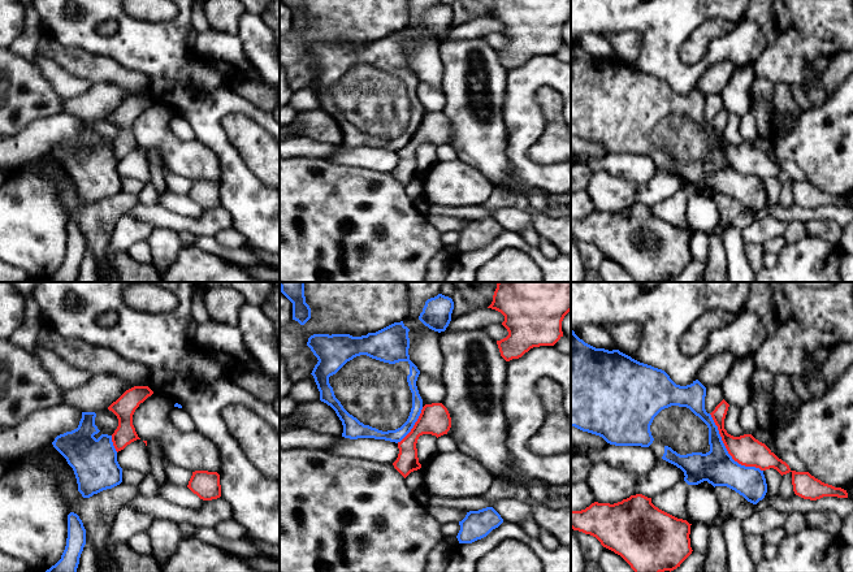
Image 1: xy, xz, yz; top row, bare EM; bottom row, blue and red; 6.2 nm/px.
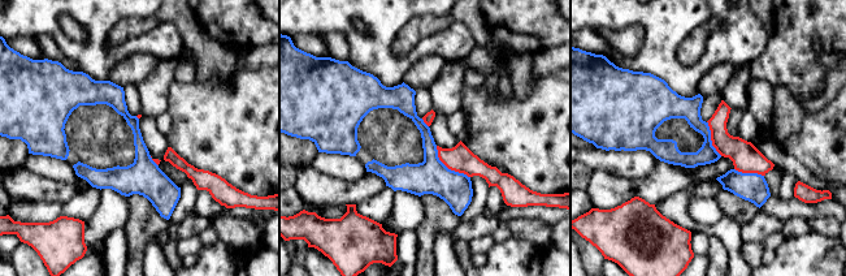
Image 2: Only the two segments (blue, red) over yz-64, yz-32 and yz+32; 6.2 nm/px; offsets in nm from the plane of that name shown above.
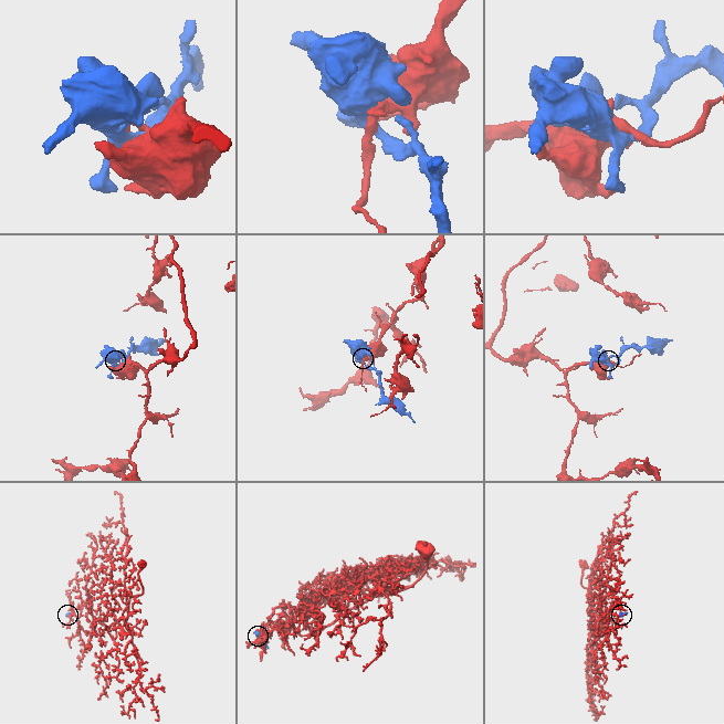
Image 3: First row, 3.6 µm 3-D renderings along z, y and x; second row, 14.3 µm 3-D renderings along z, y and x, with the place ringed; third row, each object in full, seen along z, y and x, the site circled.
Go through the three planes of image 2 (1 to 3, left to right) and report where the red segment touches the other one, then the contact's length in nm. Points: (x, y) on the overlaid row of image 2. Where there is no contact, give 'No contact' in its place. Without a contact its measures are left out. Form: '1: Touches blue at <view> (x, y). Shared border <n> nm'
1: Touches blue at yz-64 (153, 162). Shared border 80 nm
2: Touches blue at yz-32 (447, 168). Shared border 300 nm
3: Touches blue at yz+32 (710, 138). Shared border 240 nm

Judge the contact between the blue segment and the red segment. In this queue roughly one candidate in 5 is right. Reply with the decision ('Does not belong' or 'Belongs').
Does not belong

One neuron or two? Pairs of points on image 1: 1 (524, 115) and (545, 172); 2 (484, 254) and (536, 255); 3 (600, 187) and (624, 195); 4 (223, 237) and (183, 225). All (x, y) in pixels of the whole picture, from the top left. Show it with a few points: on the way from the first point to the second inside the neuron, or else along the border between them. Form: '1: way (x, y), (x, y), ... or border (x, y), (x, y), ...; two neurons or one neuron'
1: way (522, 131), (522, 157), (528, 164); one neuron
2: way (497, 245), (499, 242), (518, 242), (523, 246); one neuron
3: way (606, 191), (618, 193); one neuron
4: border (230, 226), (215, 237); two neurons

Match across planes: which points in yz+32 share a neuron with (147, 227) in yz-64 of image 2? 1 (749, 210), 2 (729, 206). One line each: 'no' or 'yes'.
1: yes
2: yes

